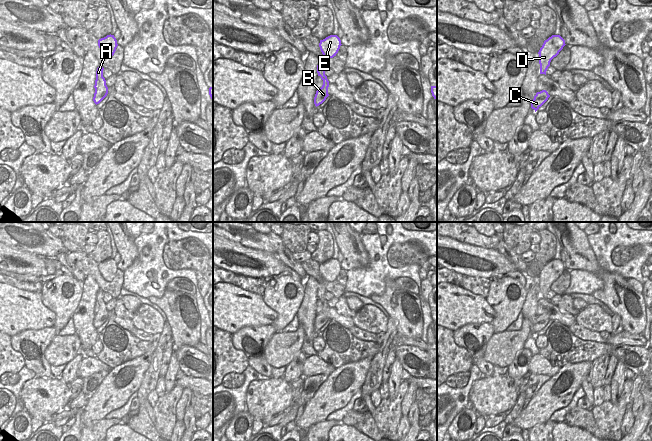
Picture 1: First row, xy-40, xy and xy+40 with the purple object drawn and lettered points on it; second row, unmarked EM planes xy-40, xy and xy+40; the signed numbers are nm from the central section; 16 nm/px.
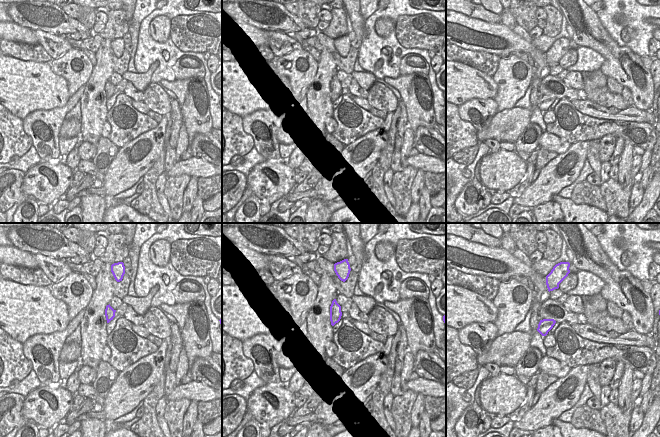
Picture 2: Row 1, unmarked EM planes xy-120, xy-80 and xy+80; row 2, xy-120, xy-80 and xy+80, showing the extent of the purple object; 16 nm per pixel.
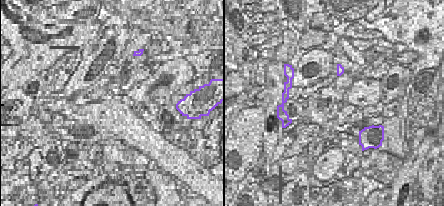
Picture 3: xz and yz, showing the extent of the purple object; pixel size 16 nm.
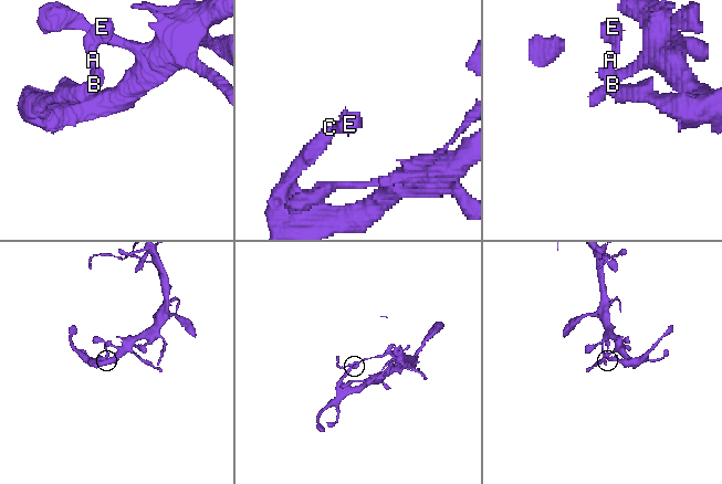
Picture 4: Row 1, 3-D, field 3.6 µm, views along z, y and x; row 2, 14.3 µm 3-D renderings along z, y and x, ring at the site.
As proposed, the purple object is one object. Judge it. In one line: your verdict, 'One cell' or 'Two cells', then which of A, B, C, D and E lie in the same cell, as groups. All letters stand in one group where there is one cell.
One cell. Groups: A B C D E.

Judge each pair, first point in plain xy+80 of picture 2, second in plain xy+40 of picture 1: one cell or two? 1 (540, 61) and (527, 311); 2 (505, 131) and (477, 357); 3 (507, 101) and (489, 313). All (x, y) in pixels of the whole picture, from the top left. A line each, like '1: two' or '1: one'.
1: two
2: two
3: two

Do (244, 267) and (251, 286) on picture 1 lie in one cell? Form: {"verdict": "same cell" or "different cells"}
{"verdict": "different cells"}

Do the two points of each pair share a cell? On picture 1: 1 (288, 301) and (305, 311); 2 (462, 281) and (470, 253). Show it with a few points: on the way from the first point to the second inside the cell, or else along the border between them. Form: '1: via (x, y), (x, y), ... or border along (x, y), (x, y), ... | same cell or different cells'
1: border along (305, 288), (301, 305), (296, 314) | different cells
2: border along (447, 268), (459, 273), (485, 277), (487, 279) | different cells

